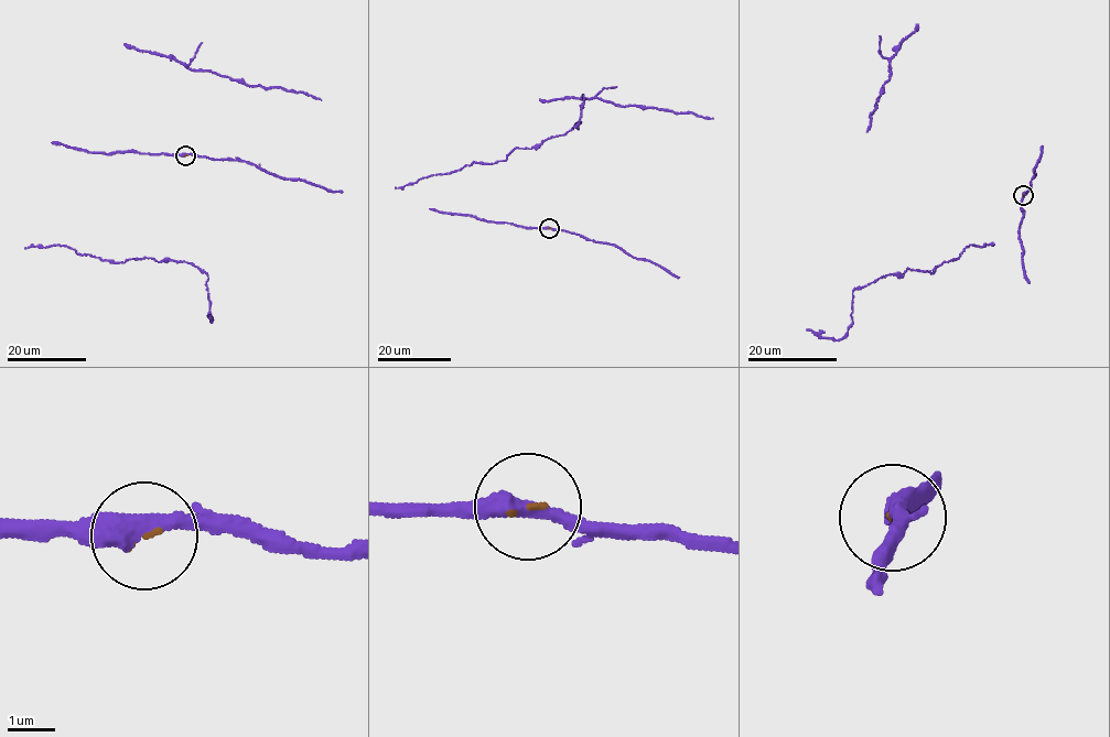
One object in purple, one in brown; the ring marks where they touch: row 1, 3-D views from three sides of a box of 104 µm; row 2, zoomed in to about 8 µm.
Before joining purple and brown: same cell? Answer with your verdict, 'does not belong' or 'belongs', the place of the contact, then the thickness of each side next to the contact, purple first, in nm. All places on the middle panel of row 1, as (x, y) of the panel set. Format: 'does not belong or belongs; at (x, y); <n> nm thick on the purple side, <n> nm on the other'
belongs; at (549, 228); 400 nm thick on the purple side, 70 nm on the other

